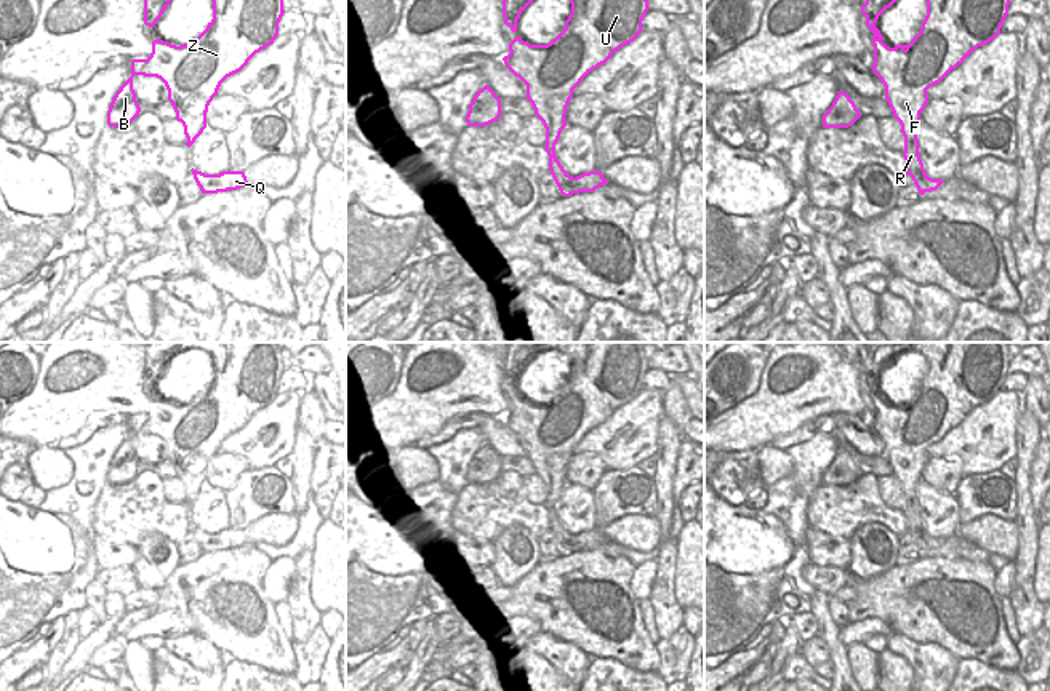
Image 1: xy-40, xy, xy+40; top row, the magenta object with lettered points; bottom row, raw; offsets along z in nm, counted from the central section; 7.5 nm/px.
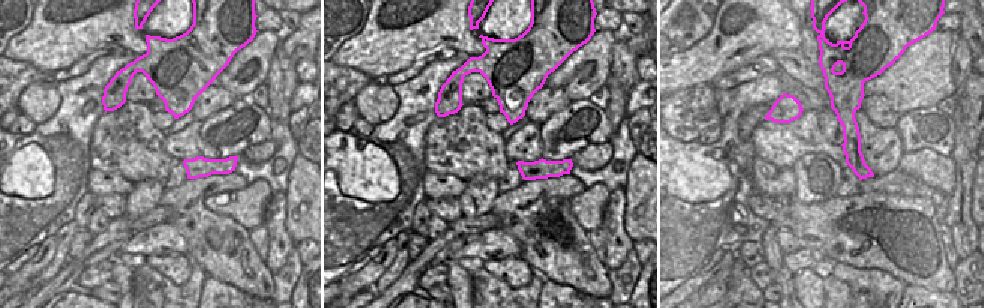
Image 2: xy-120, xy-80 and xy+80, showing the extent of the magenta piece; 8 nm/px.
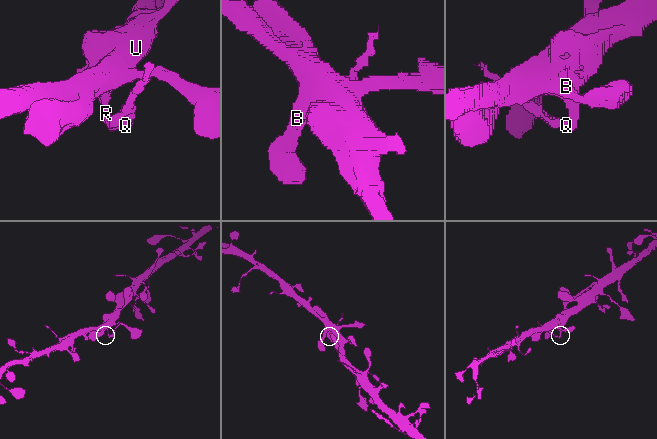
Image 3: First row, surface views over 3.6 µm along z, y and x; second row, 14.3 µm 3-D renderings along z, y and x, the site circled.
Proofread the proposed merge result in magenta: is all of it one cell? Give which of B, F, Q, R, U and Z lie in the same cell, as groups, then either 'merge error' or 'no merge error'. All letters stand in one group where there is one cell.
groups B F Q R U Z; no merge error

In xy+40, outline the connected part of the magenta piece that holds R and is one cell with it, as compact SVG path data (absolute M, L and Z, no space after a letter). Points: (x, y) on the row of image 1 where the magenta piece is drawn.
M866 0L861 13L874 34L871 69L884 83L885 99L904 136L906 174L924 195L944 182L927 176L919 155L917 125L928 102L927 90L1000 34L1010 0L927 0L920 32L909 45L890 48L882 42L876 22L895 2Z

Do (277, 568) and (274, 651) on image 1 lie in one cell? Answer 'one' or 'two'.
two

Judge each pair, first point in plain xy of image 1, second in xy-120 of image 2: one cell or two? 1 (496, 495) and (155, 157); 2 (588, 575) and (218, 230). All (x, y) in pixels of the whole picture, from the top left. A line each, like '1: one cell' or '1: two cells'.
1: one cell
2: one cell

